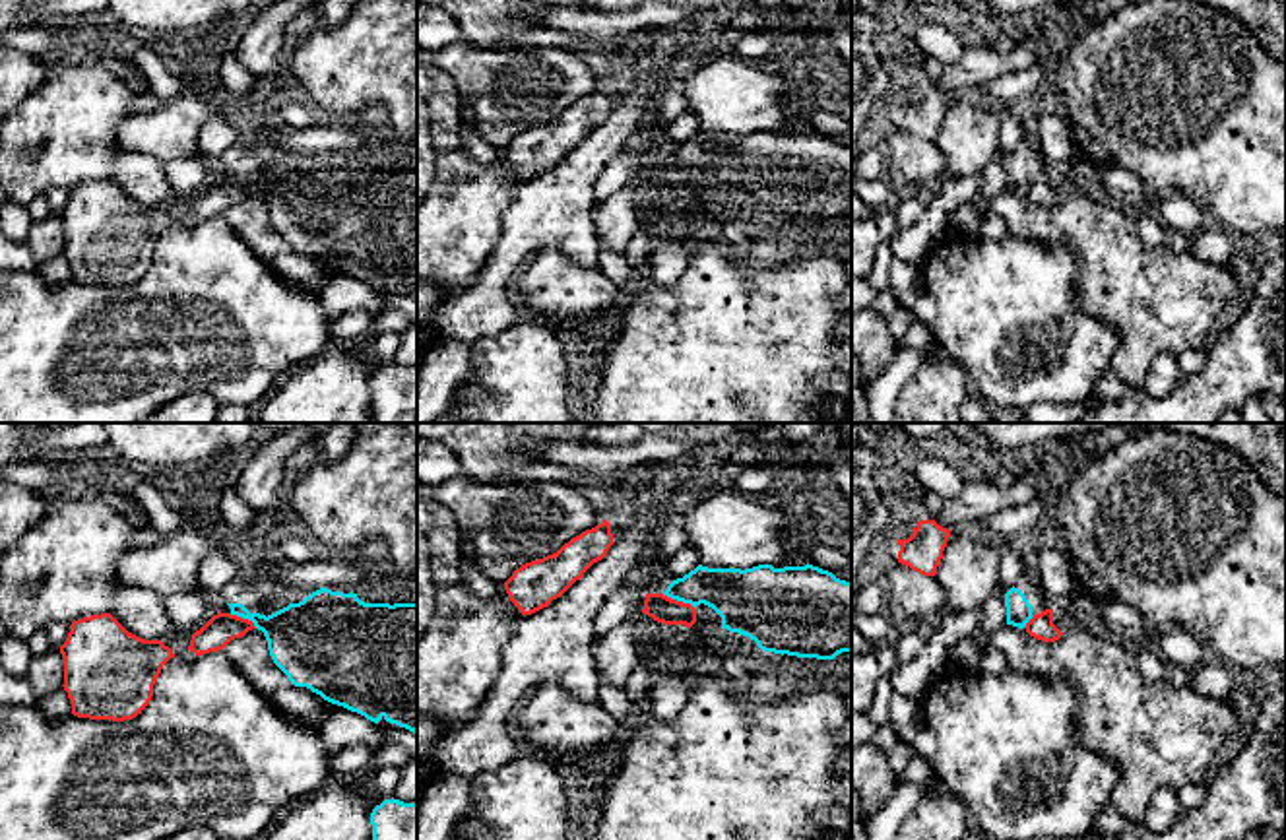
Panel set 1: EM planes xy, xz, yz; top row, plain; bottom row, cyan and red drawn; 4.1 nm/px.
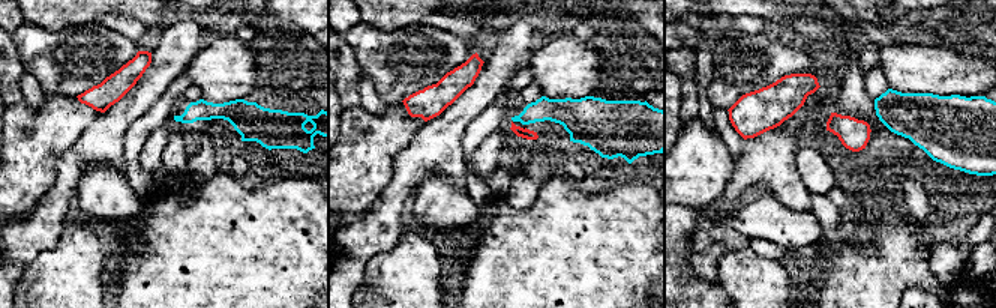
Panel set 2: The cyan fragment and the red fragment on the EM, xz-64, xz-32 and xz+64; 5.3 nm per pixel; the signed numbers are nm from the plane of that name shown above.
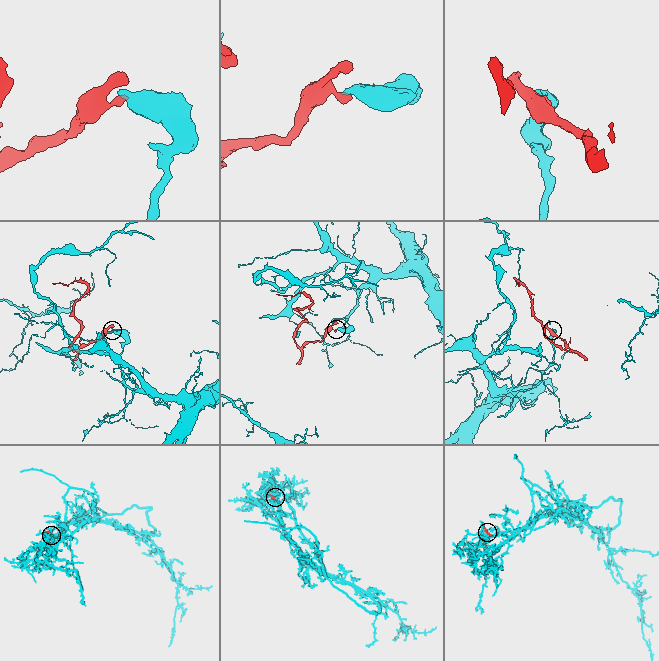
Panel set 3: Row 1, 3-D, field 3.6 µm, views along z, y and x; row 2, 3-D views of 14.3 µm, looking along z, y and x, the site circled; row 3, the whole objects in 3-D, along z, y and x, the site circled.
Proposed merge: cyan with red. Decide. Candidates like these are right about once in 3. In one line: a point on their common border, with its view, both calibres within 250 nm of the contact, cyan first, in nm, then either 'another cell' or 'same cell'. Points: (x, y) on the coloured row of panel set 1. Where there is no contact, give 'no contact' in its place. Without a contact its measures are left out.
contact xz (677, 600); calibres 220 and 110 nm; another cell

